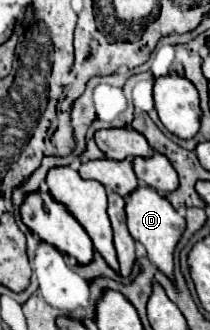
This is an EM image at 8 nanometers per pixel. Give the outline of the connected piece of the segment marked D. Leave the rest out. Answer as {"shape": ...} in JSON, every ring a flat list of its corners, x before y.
{"shape":[[141,184,127,196,125,212,131,236,145,246,149,260,161,272,173,276,173,250,185,230,185,218,171,206,171,202,167,202,167,198,159,196,157,190,151,190,151,186,141,186]]}

